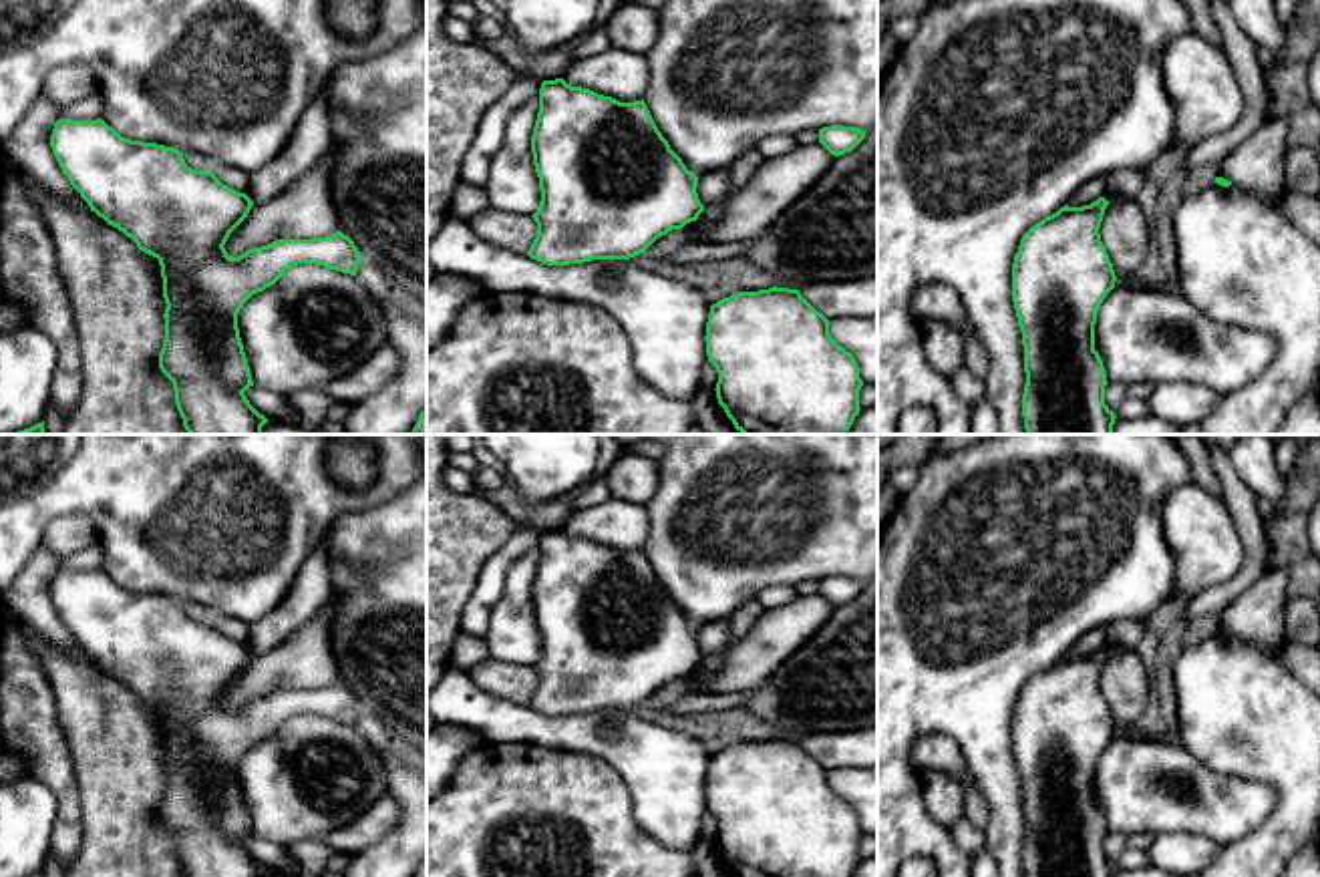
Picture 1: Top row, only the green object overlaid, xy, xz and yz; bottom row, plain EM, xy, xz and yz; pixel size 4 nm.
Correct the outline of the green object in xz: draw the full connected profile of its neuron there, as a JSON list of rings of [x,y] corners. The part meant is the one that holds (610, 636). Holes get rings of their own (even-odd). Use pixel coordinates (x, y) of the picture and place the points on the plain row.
[[[563,529],[543,531],[531,603],[541,652],[531,666],[537,686],[527,706],[541,714],[630,710],[704,662],[698,628],[670,599],[644,549],[620,553]]]

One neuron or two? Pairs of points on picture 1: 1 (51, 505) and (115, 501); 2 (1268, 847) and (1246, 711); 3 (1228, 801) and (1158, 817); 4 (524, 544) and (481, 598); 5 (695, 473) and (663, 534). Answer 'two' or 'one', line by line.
1: one
2: one
3: one
4: one
5: one

